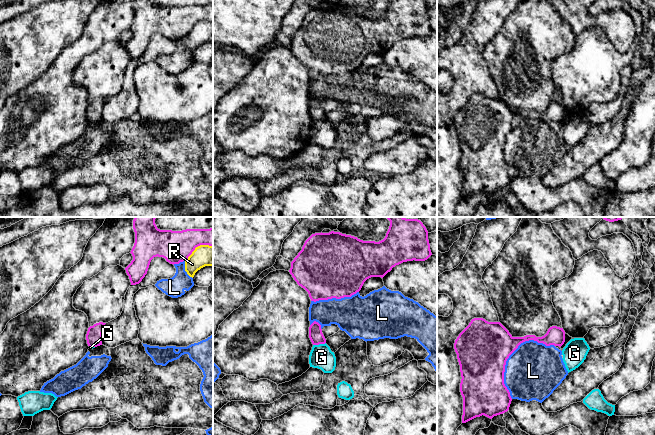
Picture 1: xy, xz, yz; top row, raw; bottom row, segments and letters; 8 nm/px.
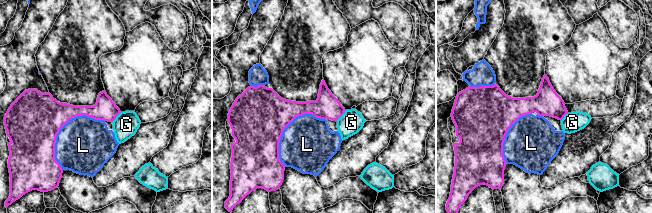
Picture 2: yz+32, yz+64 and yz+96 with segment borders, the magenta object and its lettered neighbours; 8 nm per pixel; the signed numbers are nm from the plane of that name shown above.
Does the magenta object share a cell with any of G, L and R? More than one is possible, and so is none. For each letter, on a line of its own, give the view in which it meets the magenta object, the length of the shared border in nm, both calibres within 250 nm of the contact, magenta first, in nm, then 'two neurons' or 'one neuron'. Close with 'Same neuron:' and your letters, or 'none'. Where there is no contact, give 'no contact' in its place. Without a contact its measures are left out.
G: meets magenta in xz; contact 110 nm long; 120 nm thick on the magenta side, 190 nm on the other; two neurons
L: meets magenta in yz; contact 550 nm long; 420 nm thick on the magenta side, 460 nm on the other; two neurons
R: meets magenta in xy; contact 260 nm long; 260 nm thick on the magenta side, 180 nm on the other; two neurons
Same neuron: none

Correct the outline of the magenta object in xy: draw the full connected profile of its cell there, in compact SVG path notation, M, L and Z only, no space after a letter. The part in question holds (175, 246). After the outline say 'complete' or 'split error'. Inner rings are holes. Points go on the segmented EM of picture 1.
M135 217L133 220L135 243L130 252L133 260L125 268L131 285L142 281L154 257L163 257L174 265L187 260L200 245L213 246L213 228L160 230L155 219L156 217Z; complete

